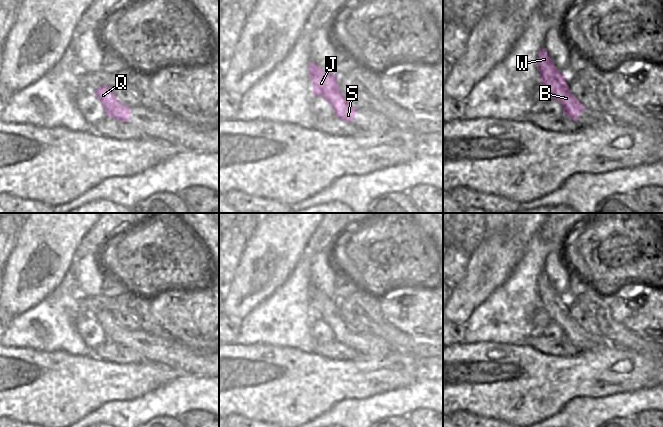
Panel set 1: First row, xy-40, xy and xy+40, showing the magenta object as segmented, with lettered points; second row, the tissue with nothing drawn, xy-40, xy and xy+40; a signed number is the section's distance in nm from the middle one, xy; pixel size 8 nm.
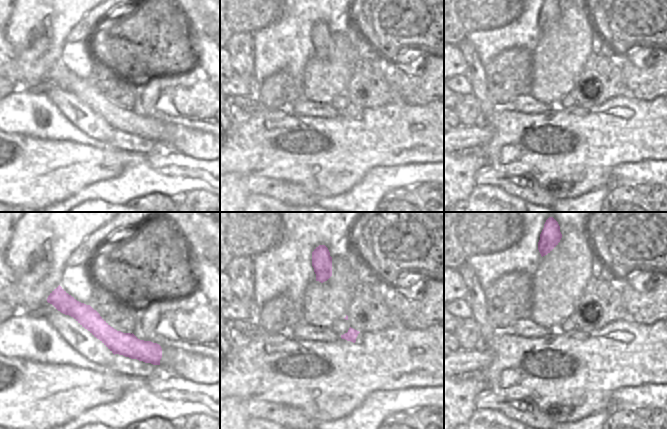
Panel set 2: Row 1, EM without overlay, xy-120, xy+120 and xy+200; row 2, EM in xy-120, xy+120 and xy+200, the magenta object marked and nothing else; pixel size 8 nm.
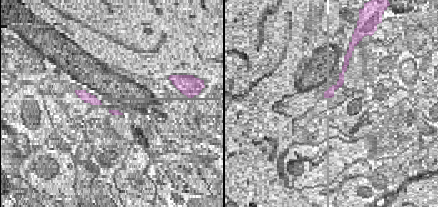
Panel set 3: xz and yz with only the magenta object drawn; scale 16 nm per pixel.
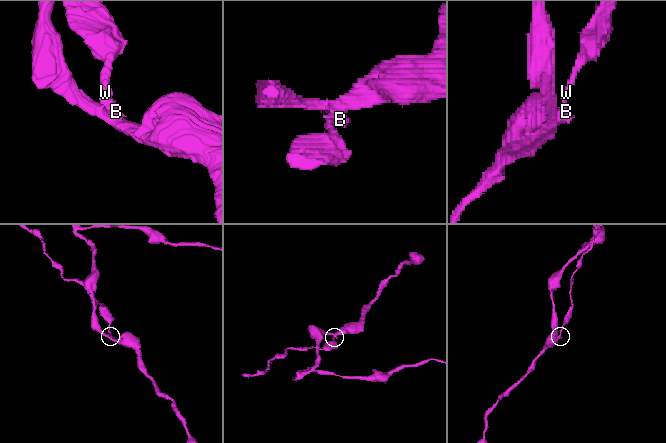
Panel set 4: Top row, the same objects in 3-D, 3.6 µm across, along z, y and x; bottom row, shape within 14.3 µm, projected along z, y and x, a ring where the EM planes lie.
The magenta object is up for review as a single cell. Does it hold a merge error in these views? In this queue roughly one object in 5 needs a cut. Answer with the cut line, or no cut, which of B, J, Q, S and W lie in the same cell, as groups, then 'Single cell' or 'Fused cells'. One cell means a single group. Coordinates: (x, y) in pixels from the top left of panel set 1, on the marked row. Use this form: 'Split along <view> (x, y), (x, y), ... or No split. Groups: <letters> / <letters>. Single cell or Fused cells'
Split along xy+40 (540, 72), (546, 81), (558, 78), (562, 74). Groups: B J Q S / W. Fused cells.

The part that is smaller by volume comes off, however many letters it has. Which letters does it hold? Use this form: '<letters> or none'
W

